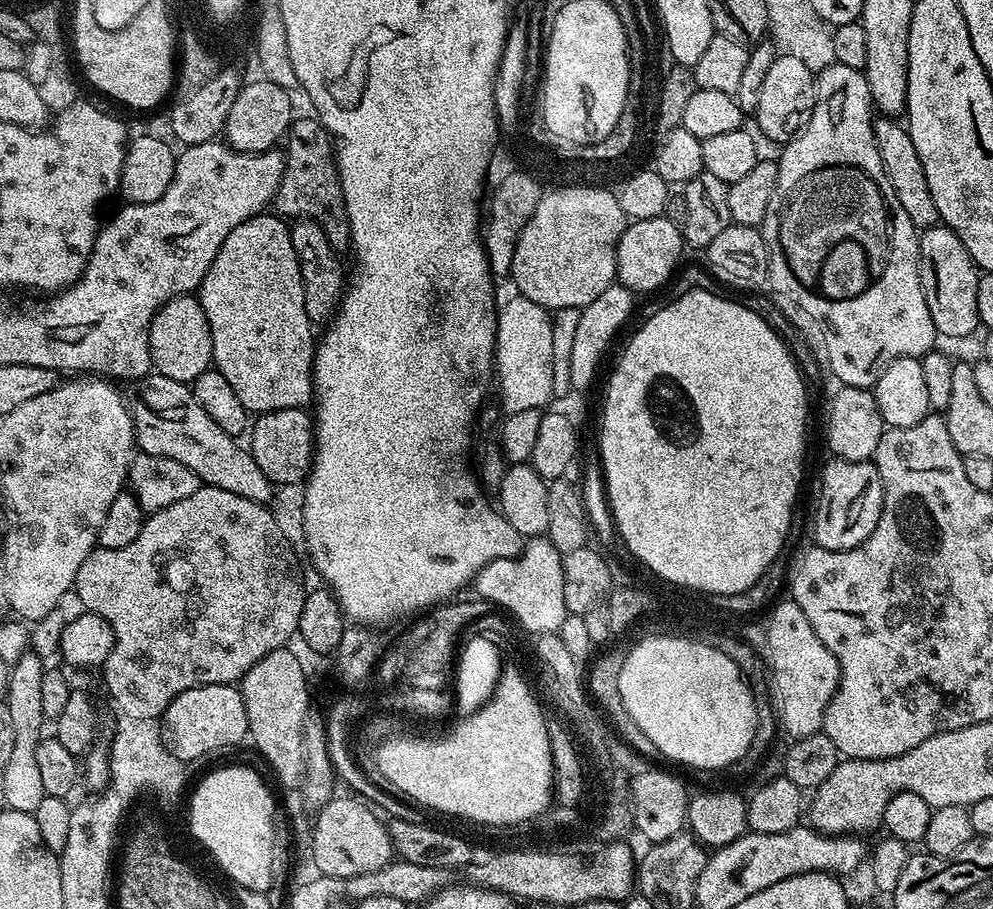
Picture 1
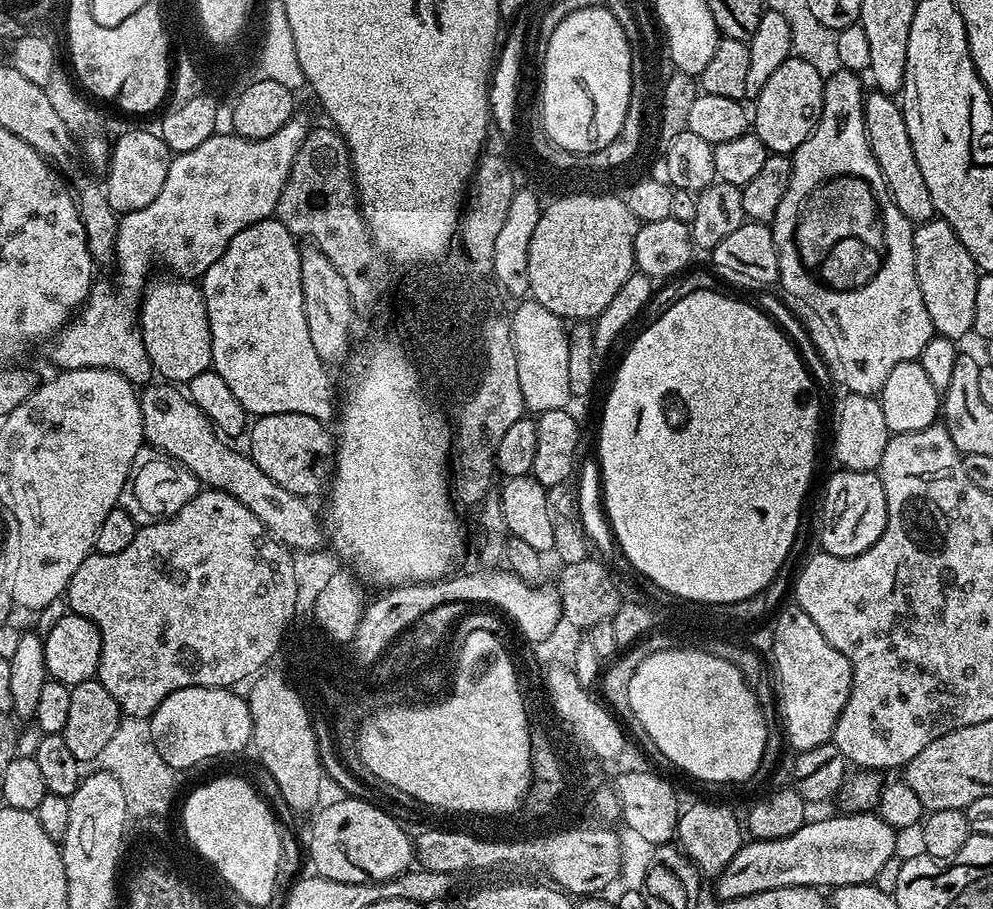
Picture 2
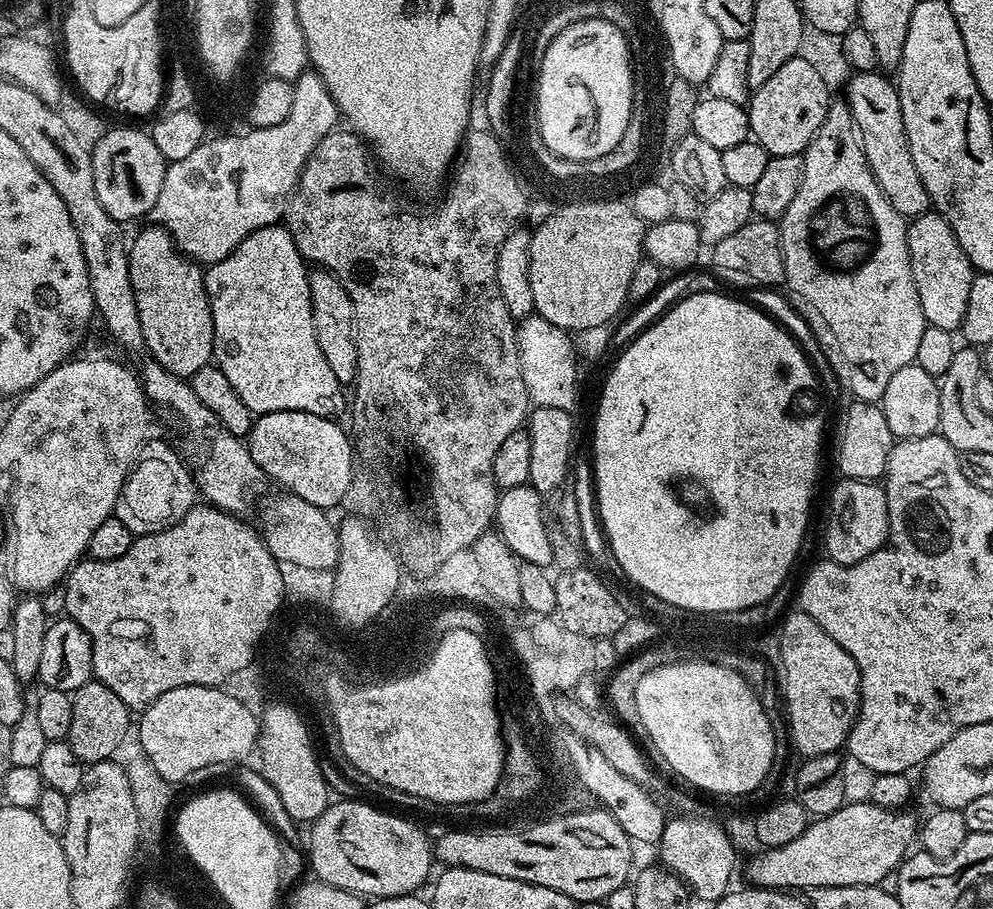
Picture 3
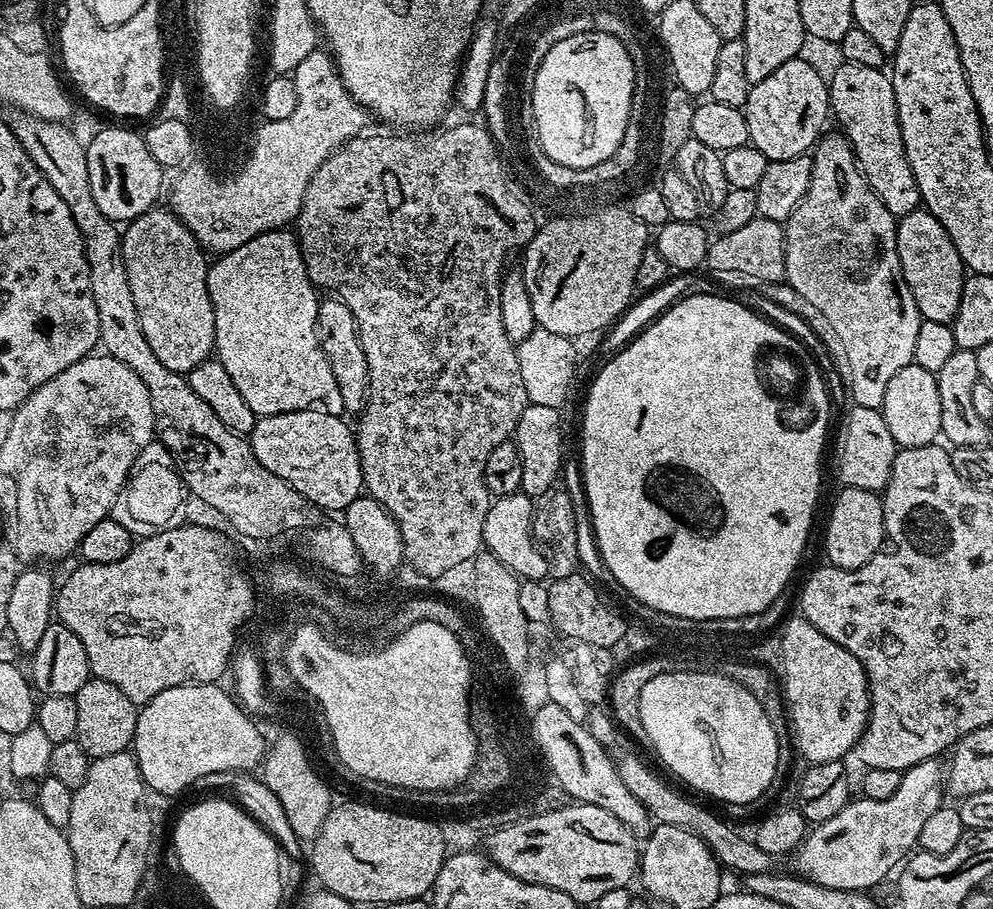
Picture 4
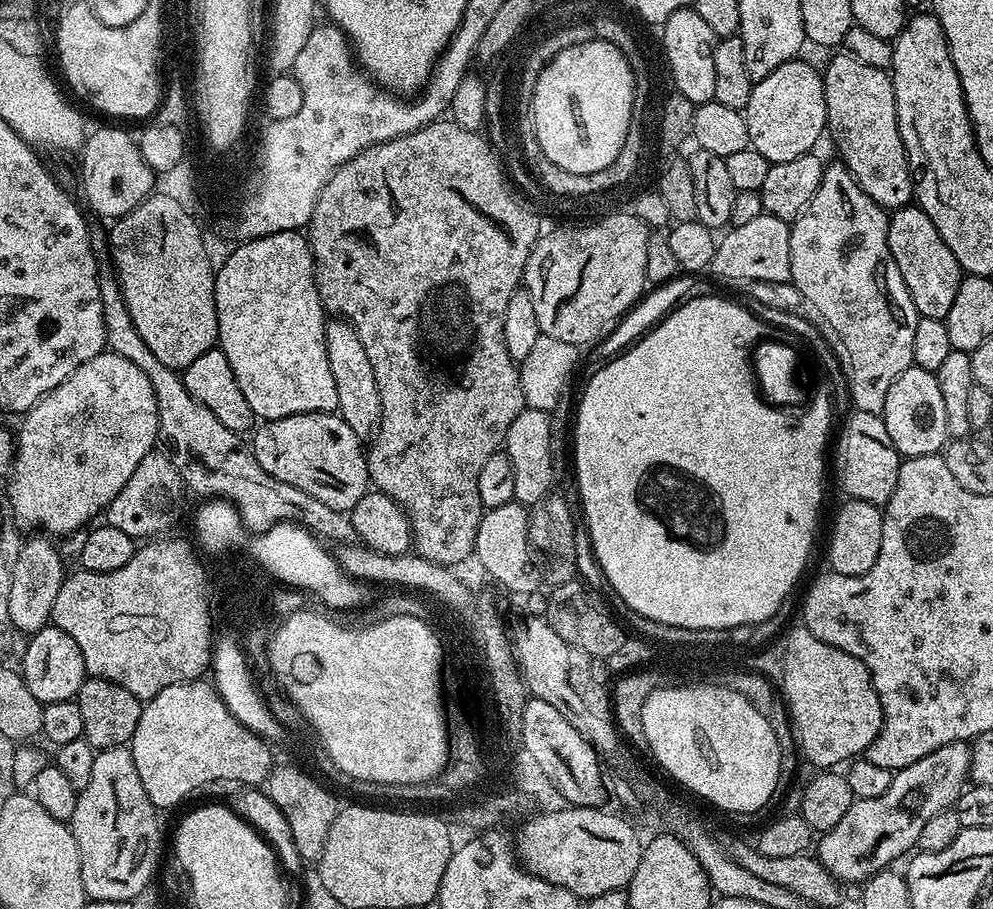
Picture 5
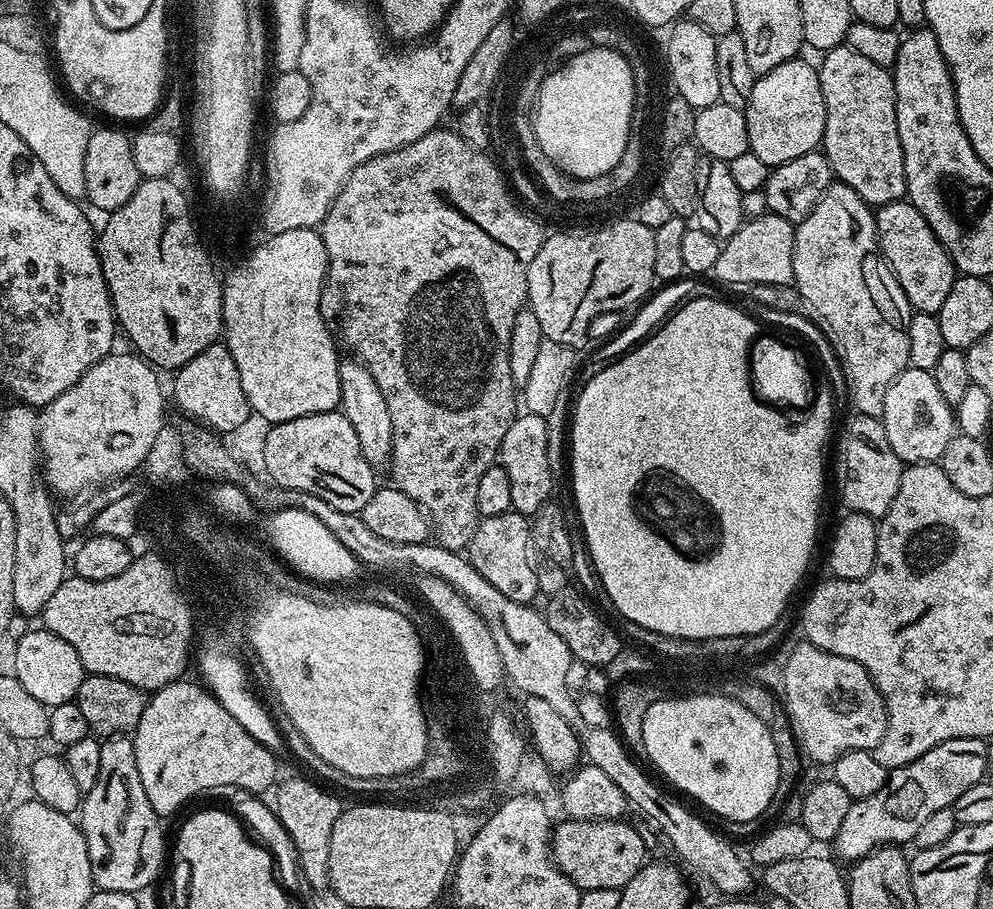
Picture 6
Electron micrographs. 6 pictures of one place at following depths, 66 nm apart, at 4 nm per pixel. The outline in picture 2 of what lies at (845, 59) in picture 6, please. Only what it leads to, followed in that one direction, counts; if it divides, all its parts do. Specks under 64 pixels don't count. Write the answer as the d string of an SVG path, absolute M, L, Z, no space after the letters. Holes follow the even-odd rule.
M869 91L864 98L864 125L870 142L870 150L874 158L878 158L878 170L882 170L882 178L890 190L890 198L910 218L914 226L925 224L936 216L934 198L930 198L930 190L922 179L922 169L918 166L918 158L914 158L914 146L910 146L910 134L906 130L904 110L889 93Z

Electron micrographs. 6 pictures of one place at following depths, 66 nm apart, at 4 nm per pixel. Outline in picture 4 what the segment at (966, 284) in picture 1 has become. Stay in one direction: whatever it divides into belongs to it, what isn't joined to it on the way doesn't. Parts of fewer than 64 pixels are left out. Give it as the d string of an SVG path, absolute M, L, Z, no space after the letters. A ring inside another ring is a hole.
M916 208L910 214L897 219L896 245L902 278L906 286L910 286L910 294L914 294L914 302L921 317L930 322L951 324L958 314L966 269L942 222L938 222L938 218L934 218L934 214L930 214L927 208Z

